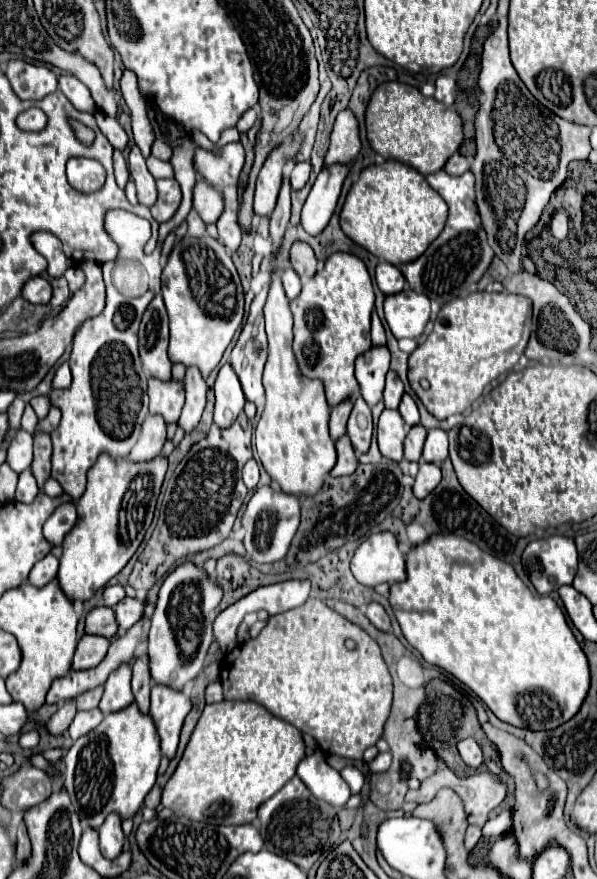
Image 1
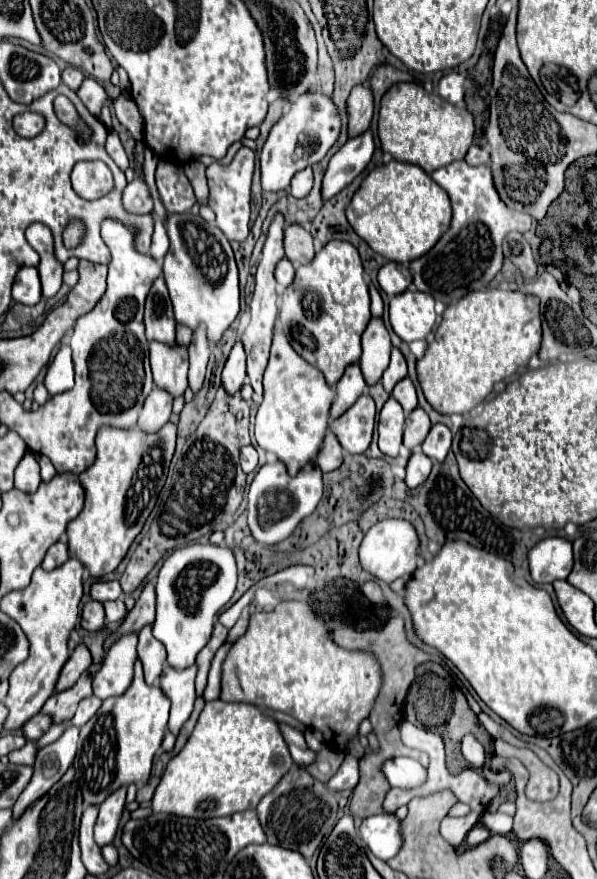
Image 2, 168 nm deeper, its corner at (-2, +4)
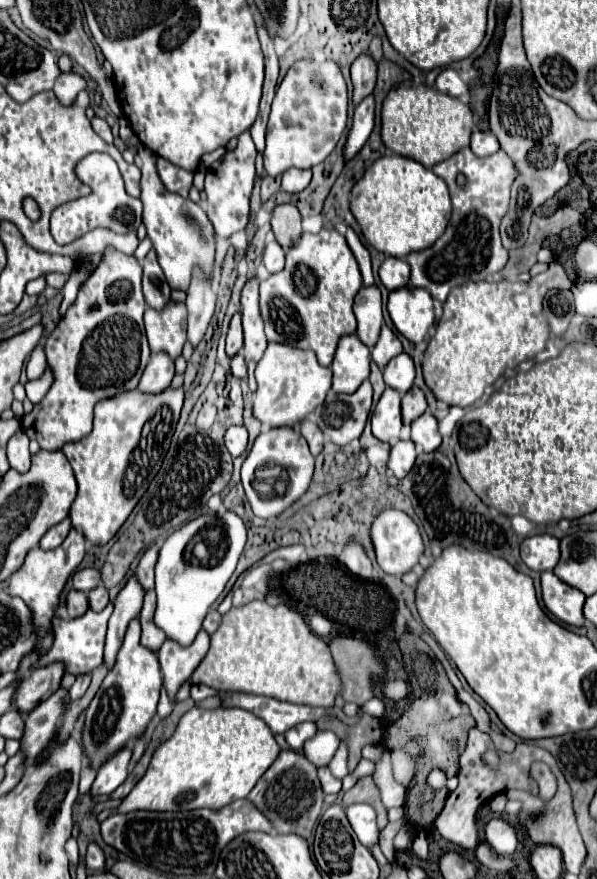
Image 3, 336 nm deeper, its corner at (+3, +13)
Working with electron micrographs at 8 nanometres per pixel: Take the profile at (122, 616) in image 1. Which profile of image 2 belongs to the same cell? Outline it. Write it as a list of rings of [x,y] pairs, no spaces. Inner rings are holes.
[[[122,598],[112,600],[112,602],[106,602],[106,604],[104,604],[104,610],[106,610],[106,622],[110,622],[110,624],[124,620],[126,614],[128,614]]]

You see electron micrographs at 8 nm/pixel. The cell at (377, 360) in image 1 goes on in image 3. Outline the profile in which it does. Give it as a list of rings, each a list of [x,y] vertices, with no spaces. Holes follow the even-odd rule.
[[[377,285],[371,287],[361,287],[355,305],[353,305],[355,317],[357,317],[357,335],[359,339],[367,345],[373,347],[375,341],[379,339],[379,329],[383,325],[383,315],[381,315],[381,291]]]

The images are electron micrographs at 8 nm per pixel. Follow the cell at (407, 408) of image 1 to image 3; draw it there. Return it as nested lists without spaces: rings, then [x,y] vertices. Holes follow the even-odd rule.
[[[401,353],[395,359],[391,359],[387,367],[383,369],[383,379],[387,387],[397,389],[399,393],[405,393],[413,385],[413,379],[415,379],[413,359],[407,353]]]

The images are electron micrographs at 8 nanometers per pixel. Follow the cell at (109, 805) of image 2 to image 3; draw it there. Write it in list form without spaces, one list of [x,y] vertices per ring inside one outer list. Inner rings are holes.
[[[123,747],[123,751],[115,755],[115,759],[107,759],[107,763],[99,767],[97,779],[91,787],[93,795],[109,795],[127,779],[127,767],[131,761],[131,753],[133,753],[131,747]]]

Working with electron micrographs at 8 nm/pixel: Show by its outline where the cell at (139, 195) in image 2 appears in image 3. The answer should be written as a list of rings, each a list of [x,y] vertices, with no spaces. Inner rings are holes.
[[[91,153],[91,155],[87,155],[77,165],[77,177],[91,188],[91,193],[87,197],[83,197],[83,199],[73,201],[71,217],[65,217],[65,205],[55,209],[55,213],[51,215],[51,233],[53,233],[57,243],[71,243],[73,239],[85,235],[87,231],[91,231],[95,227],[107,227],[107,229],[111,229],[115,233],[131,233],[131,231],[135,231],[141,225],[143,203],[139,199],[133,199],[133,197],[129,197],[125,193],[125,183],[123,183],[123,177],[119,173],[119,167],[117,167],[117,163],[109,155],[106,153]]]

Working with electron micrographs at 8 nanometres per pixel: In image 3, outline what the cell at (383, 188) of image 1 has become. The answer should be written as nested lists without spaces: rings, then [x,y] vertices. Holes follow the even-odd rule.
[[[391,155],[377,159],[353,187],[351,211],[369,245],[391,257],[407,257],[443,235],[451,219],[451,199],[445,181],[431,169],[413,159]]]

